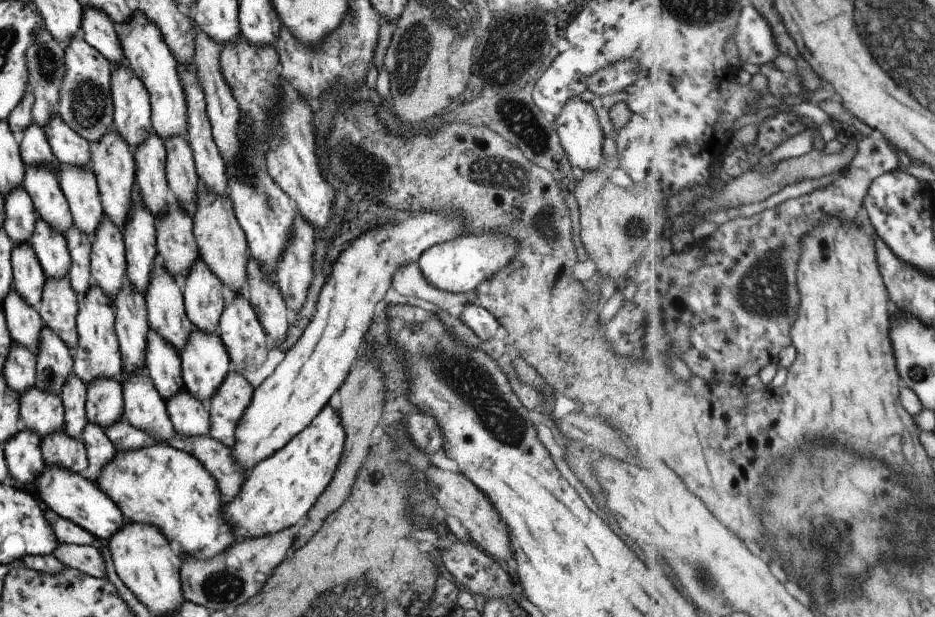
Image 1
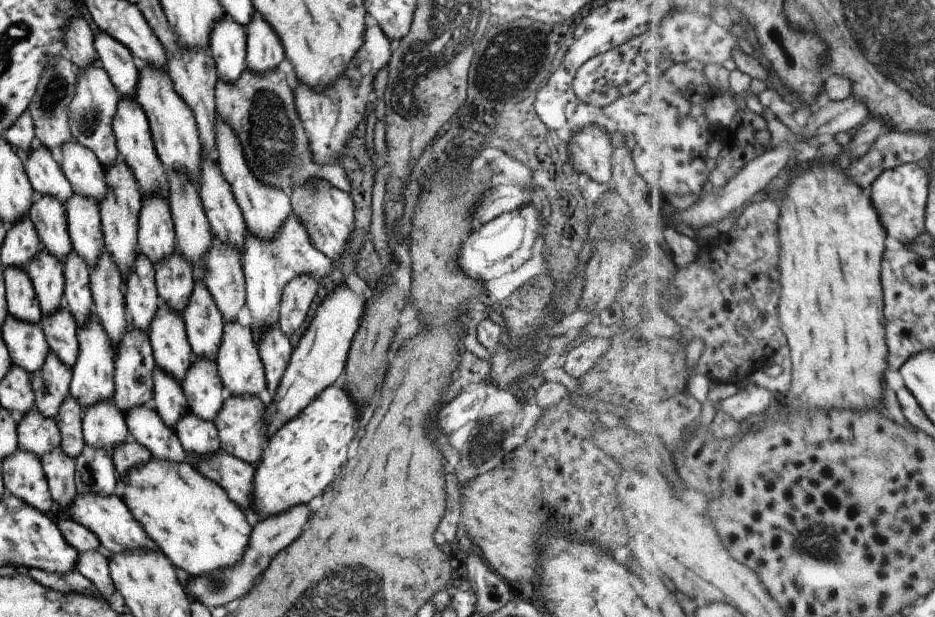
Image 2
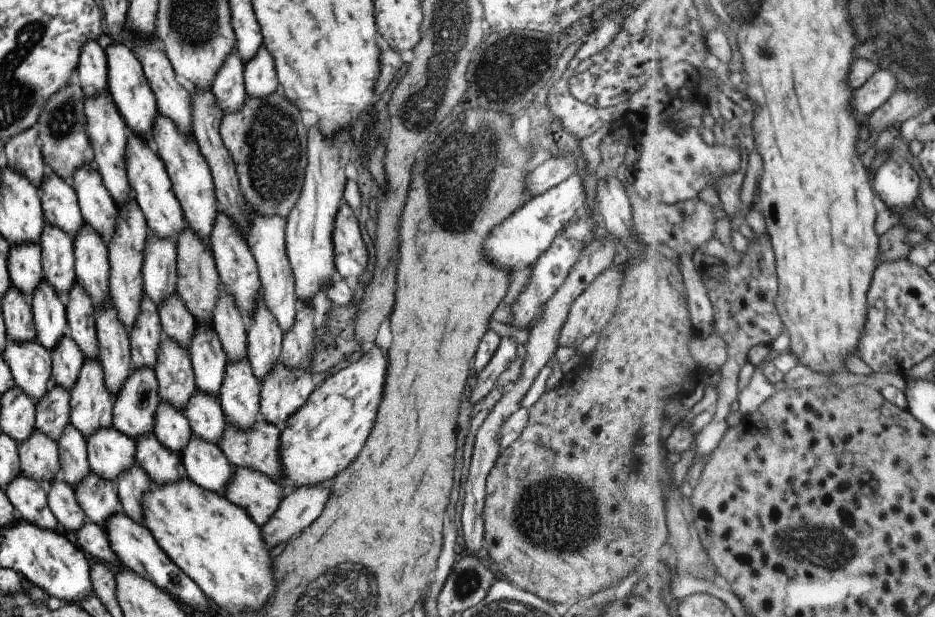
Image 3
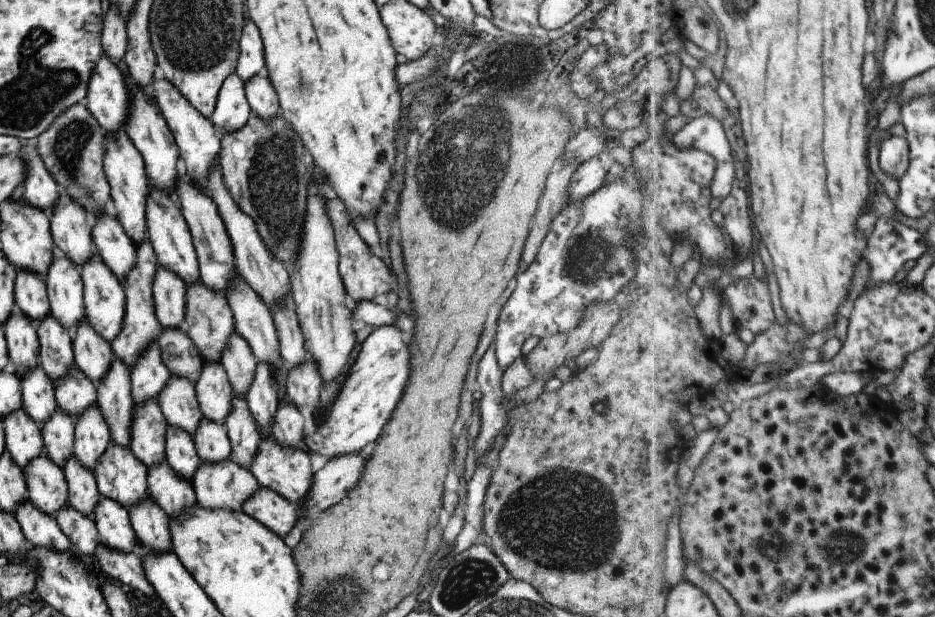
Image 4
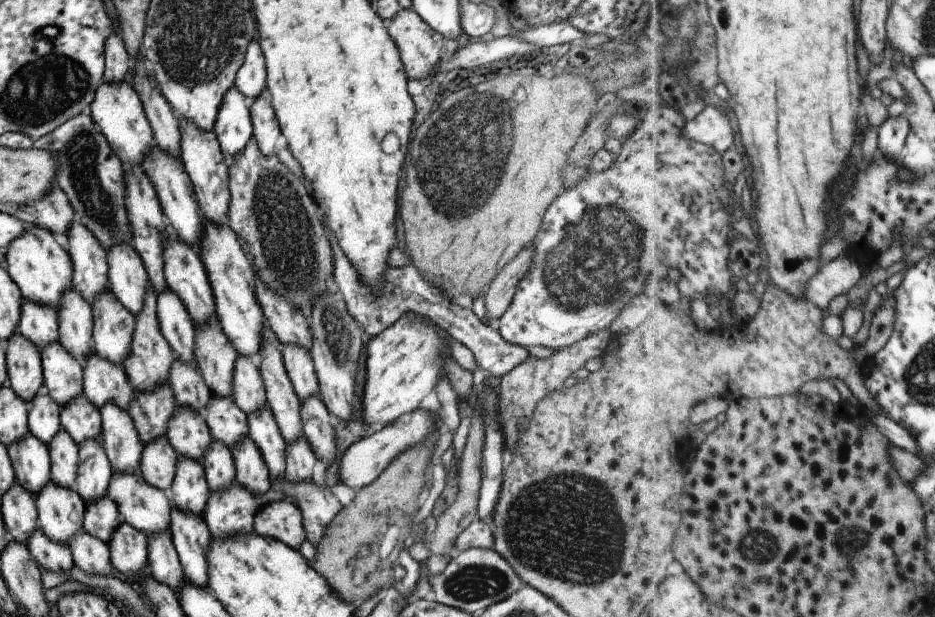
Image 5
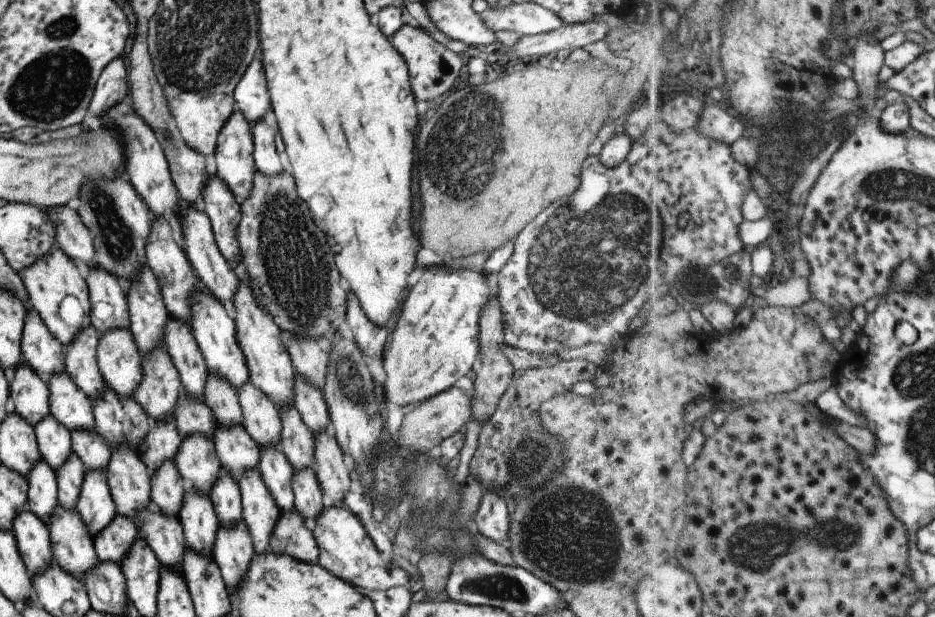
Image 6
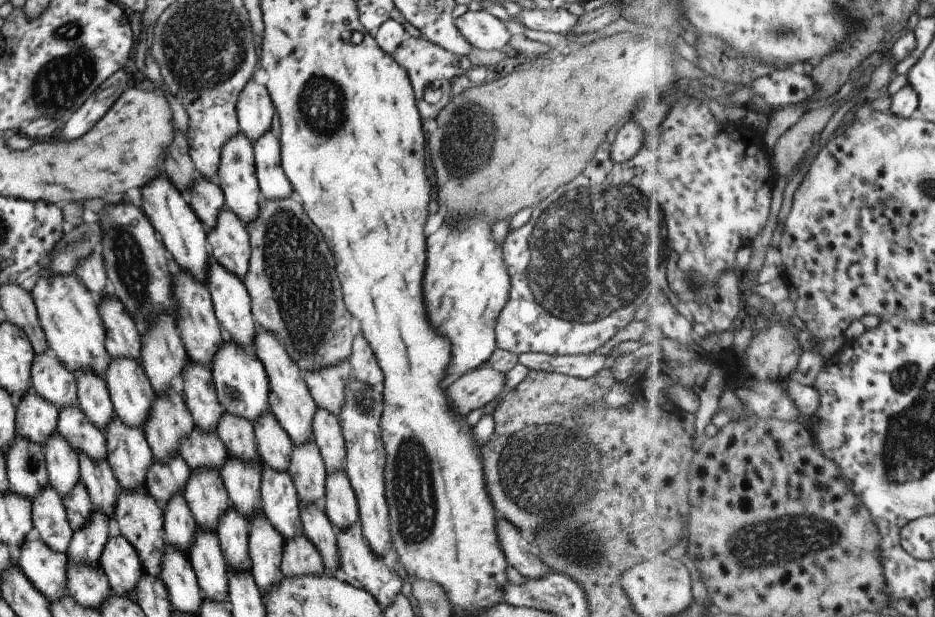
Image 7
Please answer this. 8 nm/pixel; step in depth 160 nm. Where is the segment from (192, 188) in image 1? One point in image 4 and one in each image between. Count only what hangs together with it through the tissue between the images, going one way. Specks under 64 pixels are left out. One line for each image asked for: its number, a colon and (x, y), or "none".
2: (192, 234)
3: (197, 283)
4: (208, 321)

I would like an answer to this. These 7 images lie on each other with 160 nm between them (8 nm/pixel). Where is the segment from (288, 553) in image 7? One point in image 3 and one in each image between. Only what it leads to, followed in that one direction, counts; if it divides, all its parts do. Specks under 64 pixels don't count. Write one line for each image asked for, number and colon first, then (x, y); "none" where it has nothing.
3: (254, 492)
4: (270, 509)
5: (281, 519)
6: (291, 535)

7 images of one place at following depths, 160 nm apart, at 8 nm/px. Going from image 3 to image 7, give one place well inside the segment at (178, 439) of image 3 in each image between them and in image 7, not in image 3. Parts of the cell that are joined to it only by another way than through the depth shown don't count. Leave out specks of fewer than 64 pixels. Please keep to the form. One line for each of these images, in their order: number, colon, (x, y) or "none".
4: (180, 454)
5: (188, 491)
6: (199, 522)
7: (204, 554)

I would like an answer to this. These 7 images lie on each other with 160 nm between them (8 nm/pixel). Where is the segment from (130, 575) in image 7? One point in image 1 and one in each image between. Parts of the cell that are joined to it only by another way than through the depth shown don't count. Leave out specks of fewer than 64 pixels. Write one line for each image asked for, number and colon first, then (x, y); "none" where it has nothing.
1: (73, 393)
2: (68, 418)
3: (72, 458)
4: (82, 493)
5: (100, 517)
6: (111, 543)

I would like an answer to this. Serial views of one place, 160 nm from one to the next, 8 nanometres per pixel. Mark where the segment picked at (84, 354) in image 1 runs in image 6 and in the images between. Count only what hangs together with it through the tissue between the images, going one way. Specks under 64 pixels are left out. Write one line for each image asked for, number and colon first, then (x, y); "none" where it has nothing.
2: (91, 381)
3: (90, 403)
4: (91, 434)
5: (93, 471)
6: (94, 505)

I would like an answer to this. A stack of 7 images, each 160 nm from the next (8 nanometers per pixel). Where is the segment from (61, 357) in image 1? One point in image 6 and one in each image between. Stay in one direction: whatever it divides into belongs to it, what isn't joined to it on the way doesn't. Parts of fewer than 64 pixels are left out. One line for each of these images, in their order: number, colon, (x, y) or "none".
2: (49, 384)
3: (51, 411)
4: (57, 432)
5: (63, 453)
6: (68, 476)

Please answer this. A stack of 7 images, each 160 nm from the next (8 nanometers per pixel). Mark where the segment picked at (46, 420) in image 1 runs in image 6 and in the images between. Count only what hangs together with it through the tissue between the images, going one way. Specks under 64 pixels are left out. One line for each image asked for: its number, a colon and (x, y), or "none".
2: (35, 433)
3: (38, 454)
4: (46, 488)
5: (59, 510)
6: (71, 547)

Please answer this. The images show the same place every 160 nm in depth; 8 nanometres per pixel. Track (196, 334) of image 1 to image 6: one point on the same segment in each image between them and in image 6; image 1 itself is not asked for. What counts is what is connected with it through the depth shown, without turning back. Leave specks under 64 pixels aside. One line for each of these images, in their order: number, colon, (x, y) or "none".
2: (204, 392)
3: (206, 419)
4: (209, 437)
5: (217, 462)
6: (224, 495)

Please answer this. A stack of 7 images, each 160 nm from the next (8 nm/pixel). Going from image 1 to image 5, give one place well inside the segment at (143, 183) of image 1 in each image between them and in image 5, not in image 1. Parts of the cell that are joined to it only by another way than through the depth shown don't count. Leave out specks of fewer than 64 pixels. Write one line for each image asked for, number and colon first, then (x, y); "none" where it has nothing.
2: (155, 232)
3: (158, 269)
4: (167, 292)
5: (175, 324)

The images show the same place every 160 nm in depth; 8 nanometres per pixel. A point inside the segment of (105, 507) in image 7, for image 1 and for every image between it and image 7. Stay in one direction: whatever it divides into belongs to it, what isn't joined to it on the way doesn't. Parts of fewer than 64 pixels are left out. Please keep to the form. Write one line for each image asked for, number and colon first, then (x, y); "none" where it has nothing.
1: (58, 305)
2: (59, 328)
3: (66, 359)
4: (73, 392)
5: (80, 418)
6: (92, 450)

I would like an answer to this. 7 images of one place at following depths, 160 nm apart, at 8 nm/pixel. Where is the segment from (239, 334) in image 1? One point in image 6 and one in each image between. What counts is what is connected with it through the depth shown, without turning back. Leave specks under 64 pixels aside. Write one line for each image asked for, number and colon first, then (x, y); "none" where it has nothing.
2: (239, 367)
3: (239, 393)
4: (243, 432)
5: (251, 472)
6: (259, 511)

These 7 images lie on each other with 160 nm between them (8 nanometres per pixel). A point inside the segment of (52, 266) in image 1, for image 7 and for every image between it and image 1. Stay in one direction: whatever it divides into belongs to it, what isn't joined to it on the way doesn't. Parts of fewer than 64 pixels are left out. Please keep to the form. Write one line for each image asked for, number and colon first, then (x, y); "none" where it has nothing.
2: (46, 271)
3: (49, 315)
4: (55, 357)
5: (61, 373)
6: (67, 404)
7: (79, 432)

